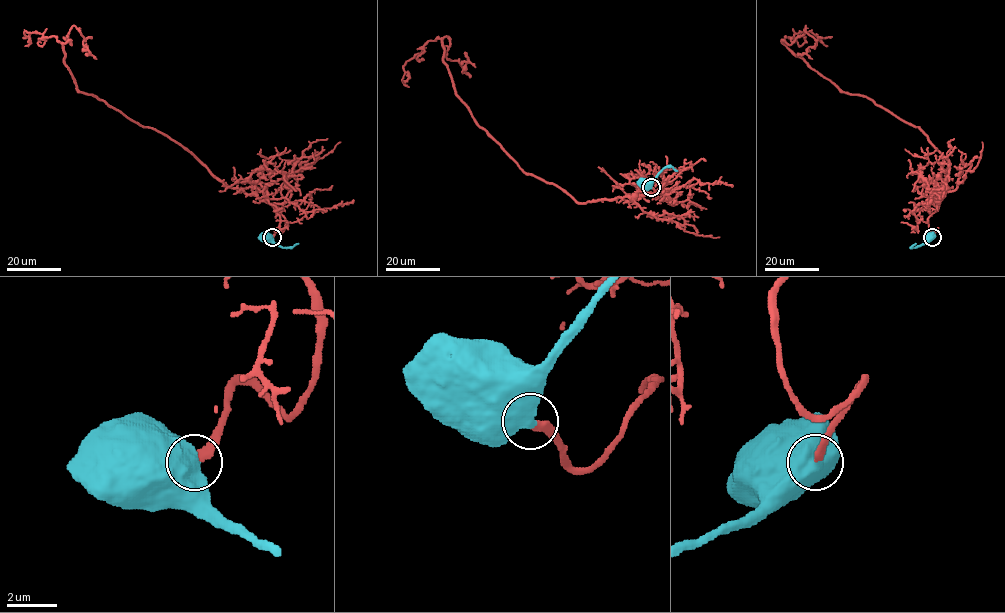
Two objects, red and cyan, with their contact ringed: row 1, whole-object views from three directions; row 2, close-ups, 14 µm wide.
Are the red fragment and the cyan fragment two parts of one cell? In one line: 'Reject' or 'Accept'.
Accept

